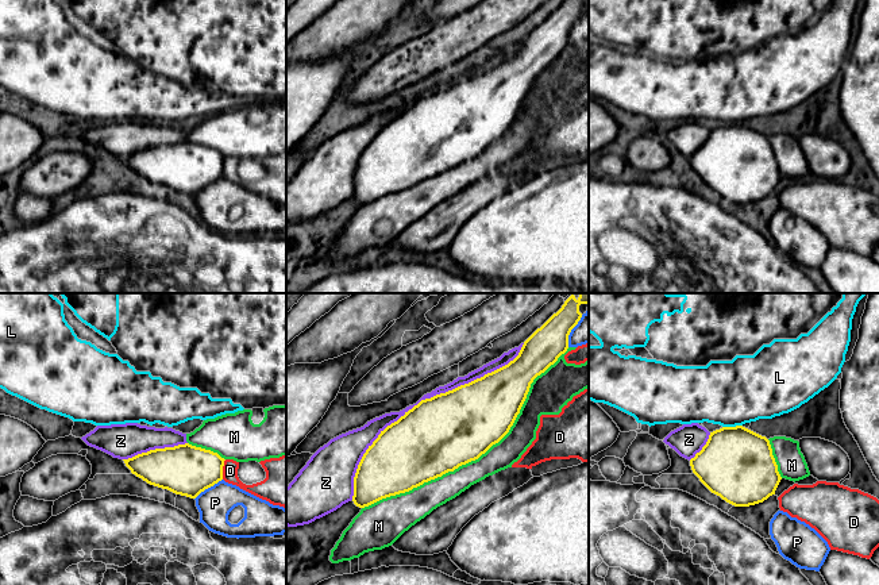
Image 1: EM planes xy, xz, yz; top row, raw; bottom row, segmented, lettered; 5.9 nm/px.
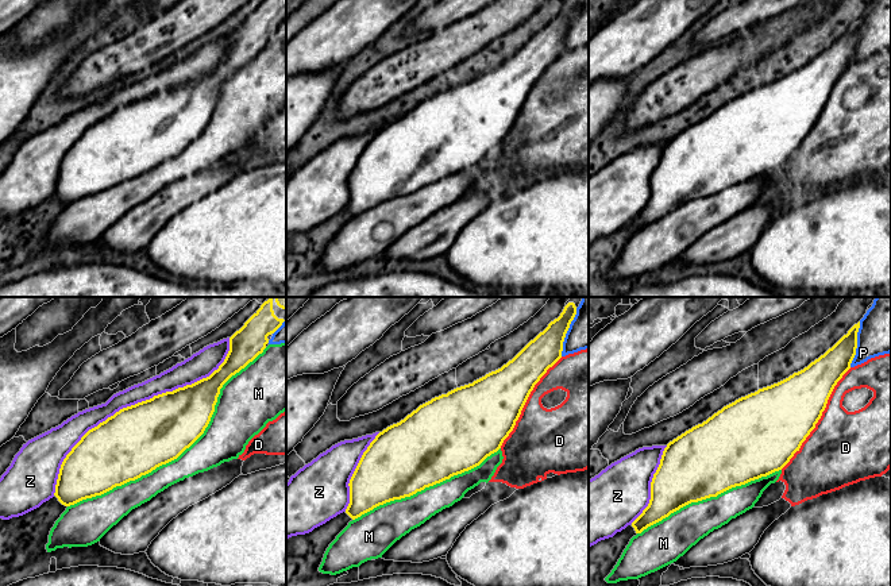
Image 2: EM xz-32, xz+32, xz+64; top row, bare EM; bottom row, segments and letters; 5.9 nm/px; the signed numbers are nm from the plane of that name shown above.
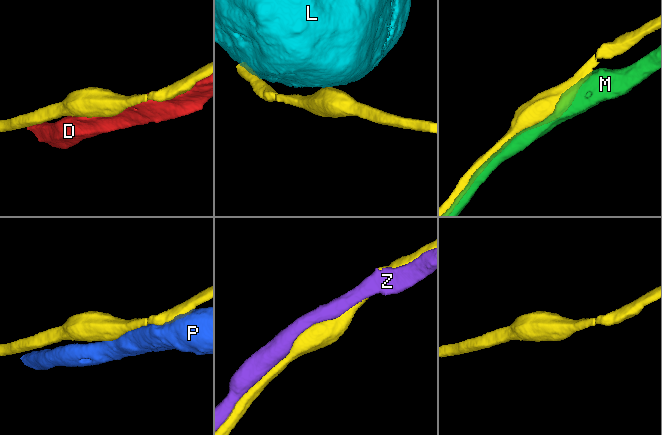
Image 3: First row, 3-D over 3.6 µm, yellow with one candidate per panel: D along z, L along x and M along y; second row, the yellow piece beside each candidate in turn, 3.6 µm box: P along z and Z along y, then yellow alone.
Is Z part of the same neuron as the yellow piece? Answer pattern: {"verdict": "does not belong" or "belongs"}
{"verdict": "does not belong"}

